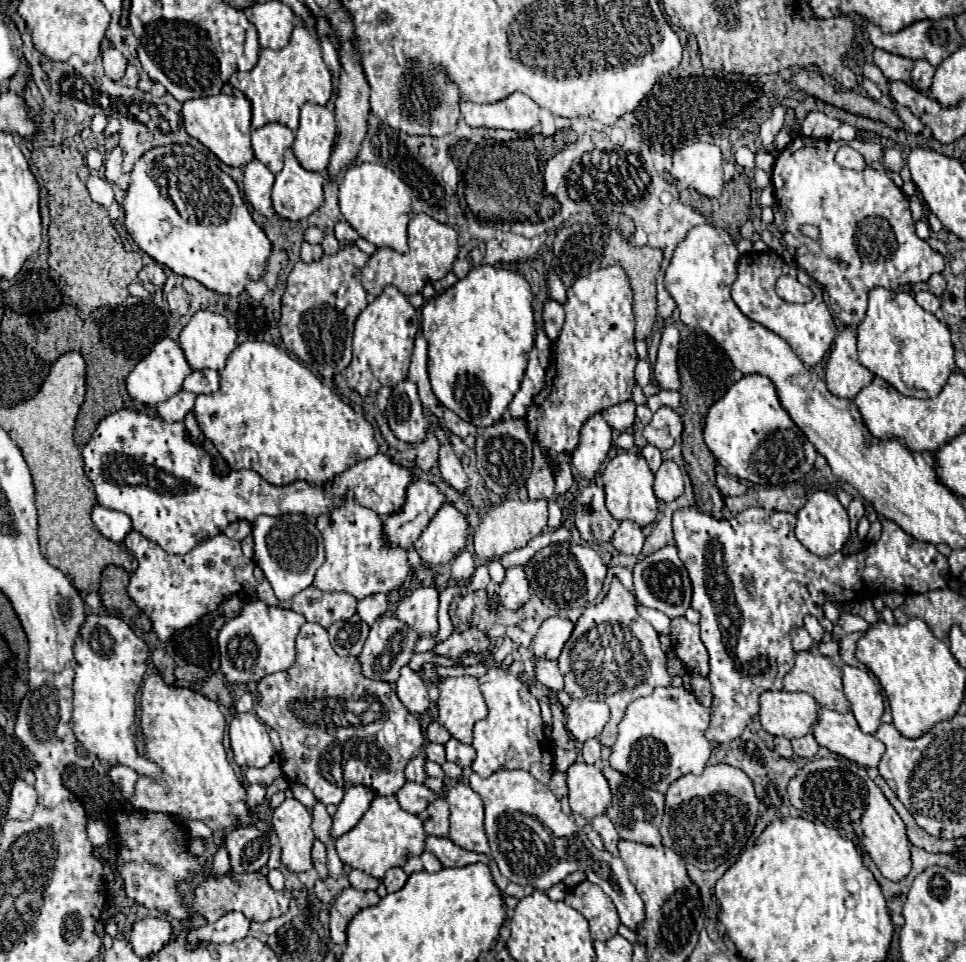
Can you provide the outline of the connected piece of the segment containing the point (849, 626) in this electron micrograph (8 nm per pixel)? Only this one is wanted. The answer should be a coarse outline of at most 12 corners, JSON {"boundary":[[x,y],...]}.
{"boundary":[[843,612],[834,626],[847,633],[866,632],[870,625],[864,619]]}

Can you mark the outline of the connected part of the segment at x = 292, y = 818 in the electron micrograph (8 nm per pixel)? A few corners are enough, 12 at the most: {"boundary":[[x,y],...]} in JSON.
{"boundary":[[294,797],[272,813],[282,863],[310,871],[312,815]]}

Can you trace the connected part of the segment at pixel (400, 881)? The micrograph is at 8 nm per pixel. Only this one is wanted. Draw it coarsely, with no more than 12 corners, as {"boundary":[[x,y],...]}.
{"boundary":[[400,867],[386,873],[384,881],[388,893],[404,887],[408,875]]}

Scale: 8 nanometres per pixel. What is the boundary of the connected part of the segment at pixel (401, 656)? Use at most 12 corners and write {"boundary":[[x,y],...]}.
{"boundary":[[394,615],[370,627],[362,675],[394,683],[418,633]]}

